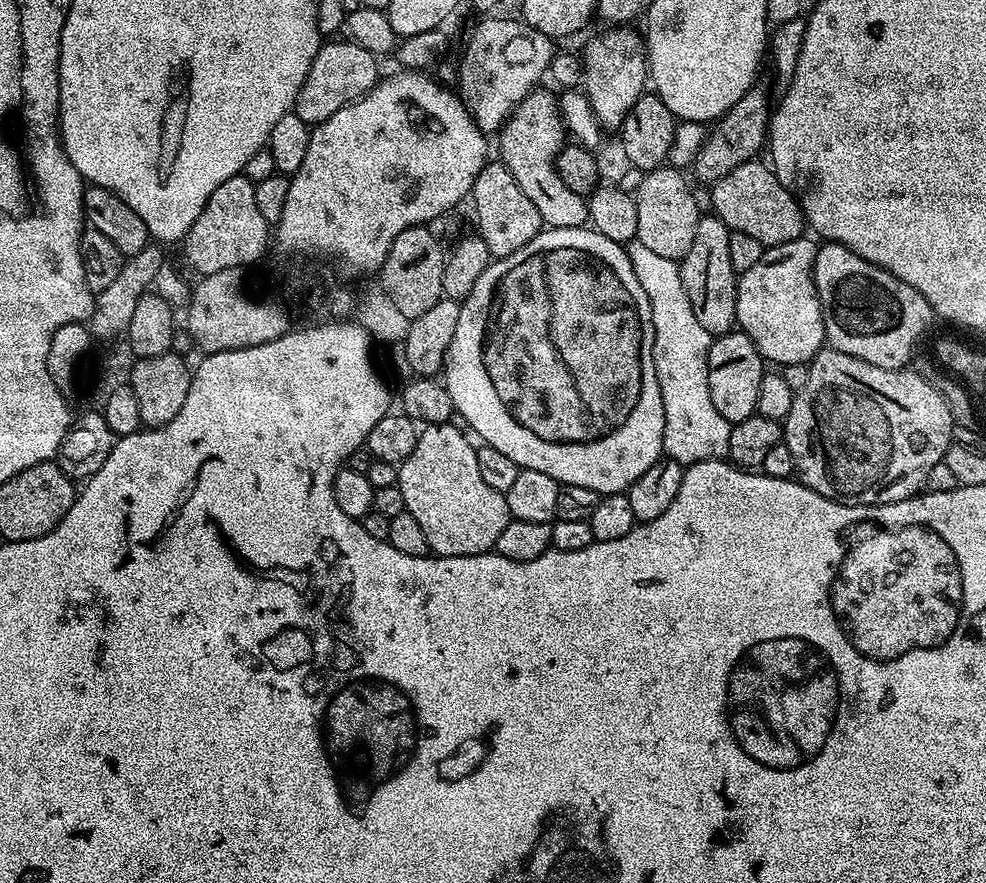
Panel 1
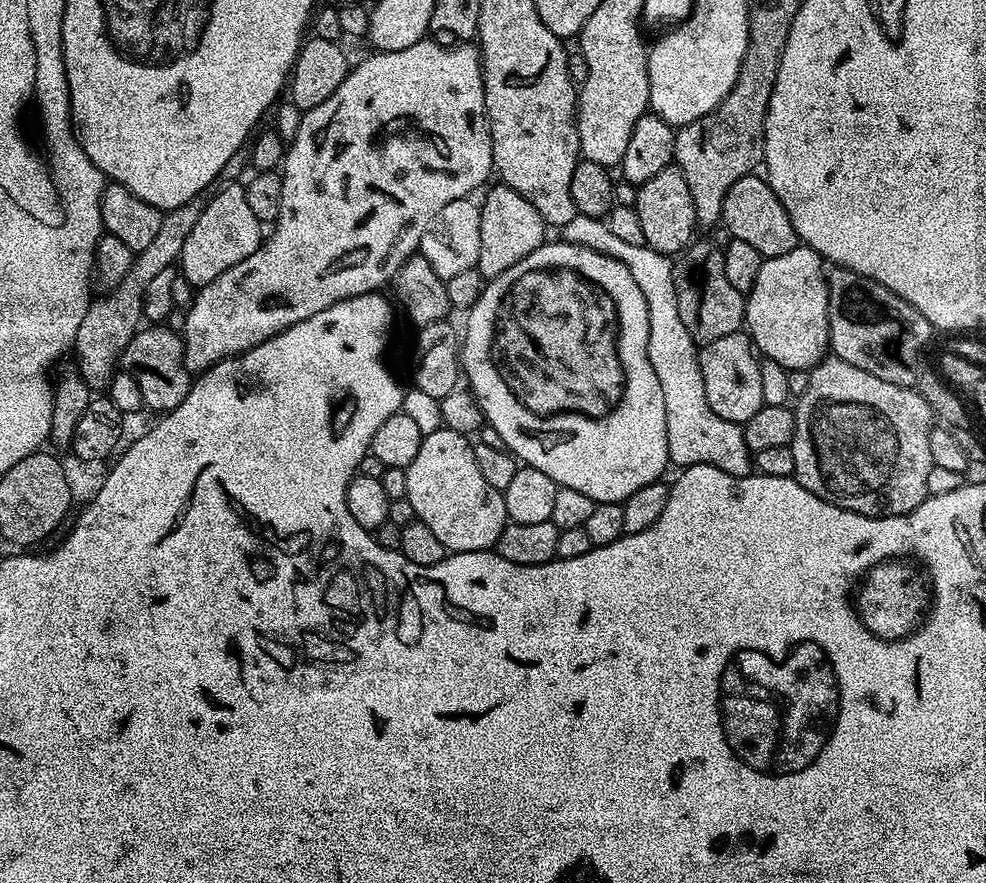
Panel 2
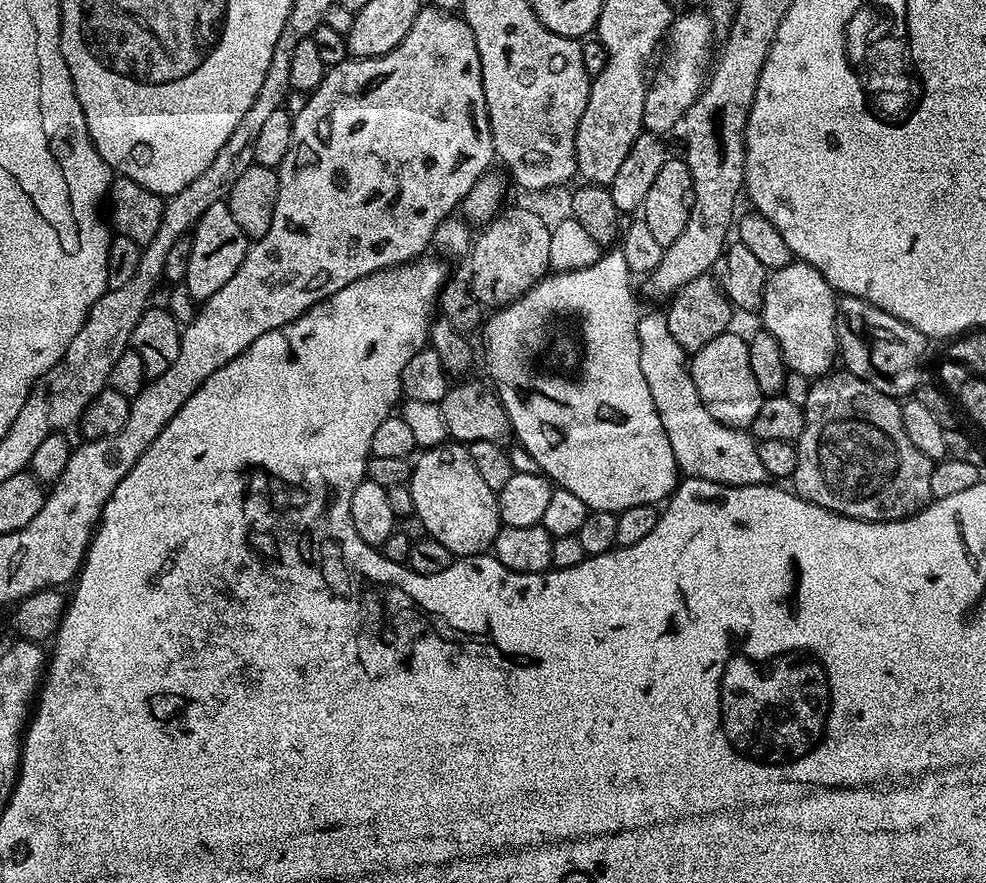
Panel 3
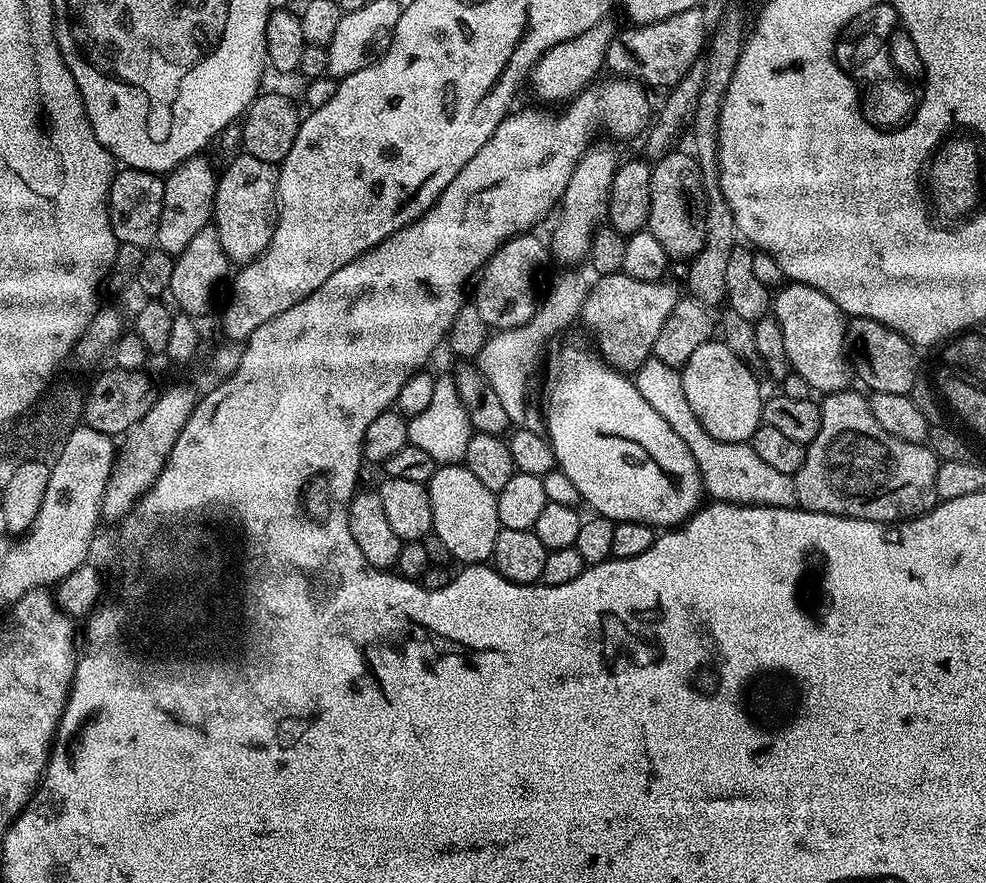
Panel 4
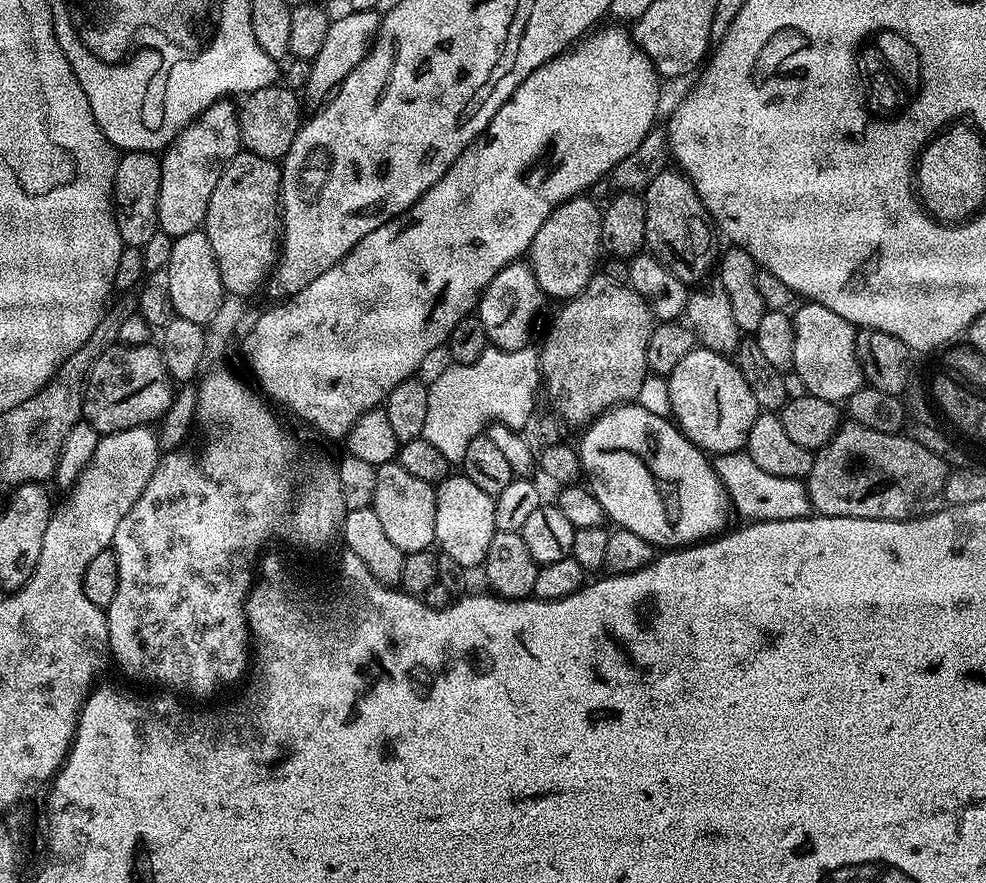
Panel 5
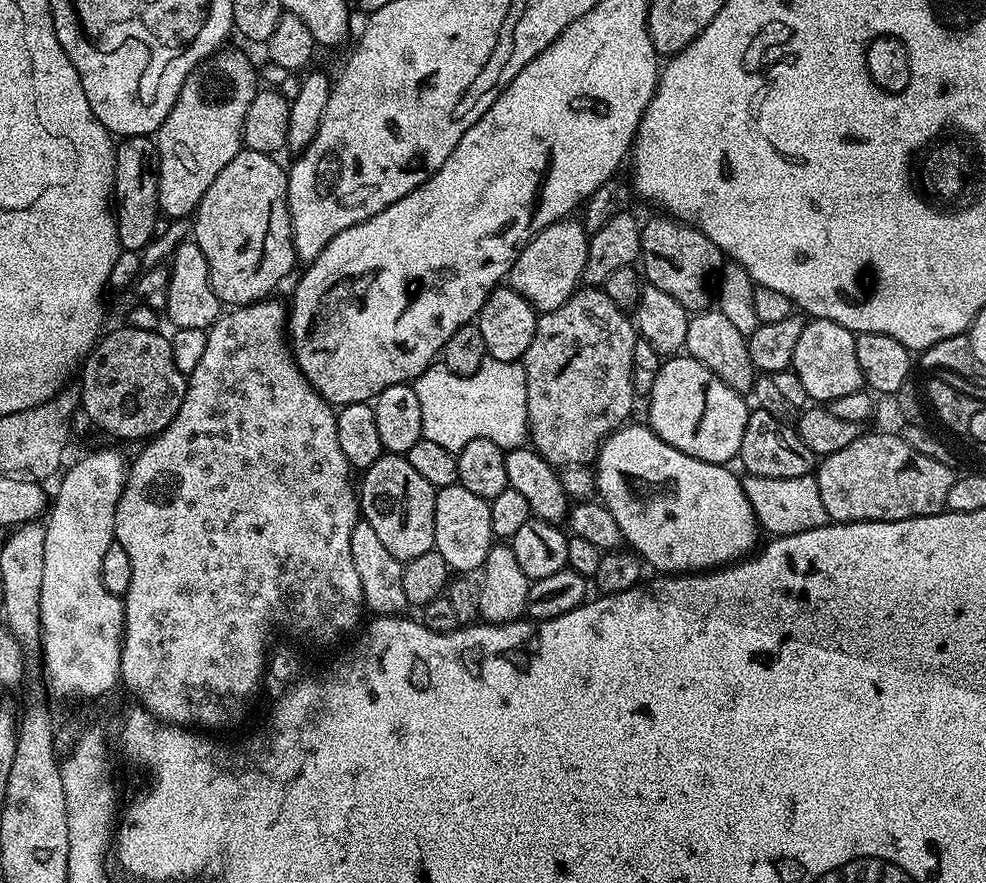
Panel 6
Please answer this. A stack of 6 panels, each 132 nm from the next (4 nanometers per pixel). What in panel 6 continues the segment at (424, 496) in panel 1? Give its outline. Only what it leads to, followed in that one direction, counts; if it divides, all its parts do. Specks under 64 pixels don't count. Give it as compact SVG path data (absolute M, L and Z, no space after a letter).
M458 482L437 491L434 502L434 548L442 554L442 558L446 558L449 569L453 573L472 574L475 568L476 571L483 569L484 559L488 551L492 549L493 543L489 501L478 498L478 494L470 494L470 490L466 490L466 486Z

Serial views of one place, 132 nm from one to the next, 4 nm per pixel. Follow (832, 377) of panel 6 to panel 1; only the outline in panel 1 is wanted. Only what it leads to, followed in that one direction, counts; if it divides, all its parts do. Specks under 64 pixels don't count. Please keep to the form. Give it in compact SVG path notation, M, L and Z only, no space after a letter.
M801 238L773 248L765 247L762 258L758 258L758 263L738 276L736 324L739 331L745 332L752 339L765 361L772 363L773 360L776 363L773 365L776 366L808 364L826 344L820 299L816 293L816 284L812 280L812 267L818 244L815 239L812 240Z

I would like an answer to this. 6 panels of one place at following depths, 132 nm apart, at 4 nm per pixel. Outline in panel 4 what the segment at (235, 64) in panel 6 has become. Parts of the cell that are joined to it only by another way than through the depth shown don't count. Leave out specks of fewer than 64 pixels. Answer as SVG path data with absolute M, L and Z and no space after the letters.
M203 155L191 156L167 173L164 180L164 205L162 218L158 218L155 247L173 258L180 256L182 250L190 246L190 241L198 234L198 230L214 220L218 174L204 159Z

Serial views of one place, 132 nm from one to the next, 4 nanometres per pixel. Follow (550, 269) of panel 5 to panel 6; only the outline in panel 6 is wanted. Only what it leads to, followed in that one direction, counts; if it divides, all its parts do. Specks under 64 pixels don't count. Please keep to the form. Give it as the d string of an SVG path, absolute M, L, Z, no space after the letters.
M565 218L546 226L522 251L516 253L516 260L506 277L507 283L515 292L522 294L537 313L558 310L558 306L578 291L586 266L589 239L588 229L576 218Z

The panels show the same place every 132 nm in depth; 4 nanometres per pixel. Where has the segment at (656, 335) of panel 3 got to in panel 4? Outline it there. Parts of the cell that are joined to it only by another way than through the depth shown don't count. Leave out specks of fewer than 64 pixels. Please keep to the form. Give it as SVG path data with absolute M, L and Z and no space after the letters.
M649 358L634 373L637 390L666 418L666 423L686 446L690 446L690 454L694 454L694 462L700 471L700 483L703 491L708 492L713 501L726 504L753 504L755 508L795 508L796 481L790 474L782 474L774 470L758 454L754 454L751 443L731 444L722 442L710 434L694 418L694 410L690 410L690 402L686 402L686 394L682 390L682 378L675 368L666 366L666 362Z

